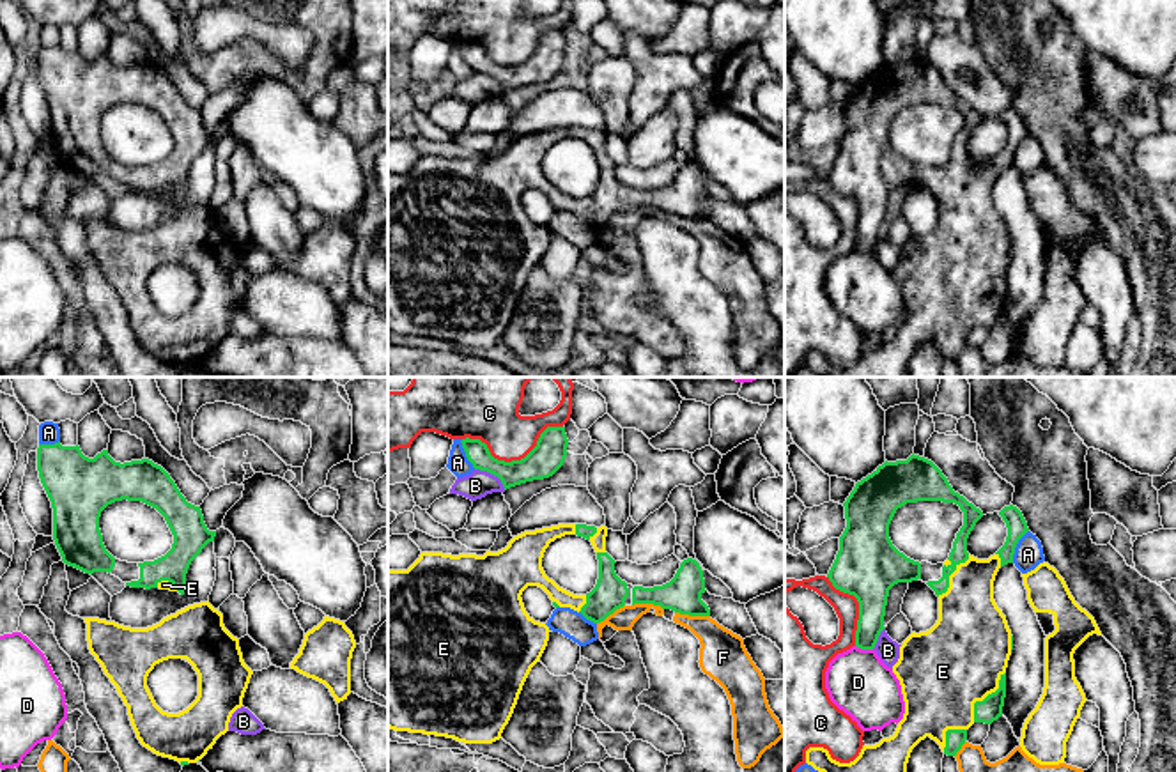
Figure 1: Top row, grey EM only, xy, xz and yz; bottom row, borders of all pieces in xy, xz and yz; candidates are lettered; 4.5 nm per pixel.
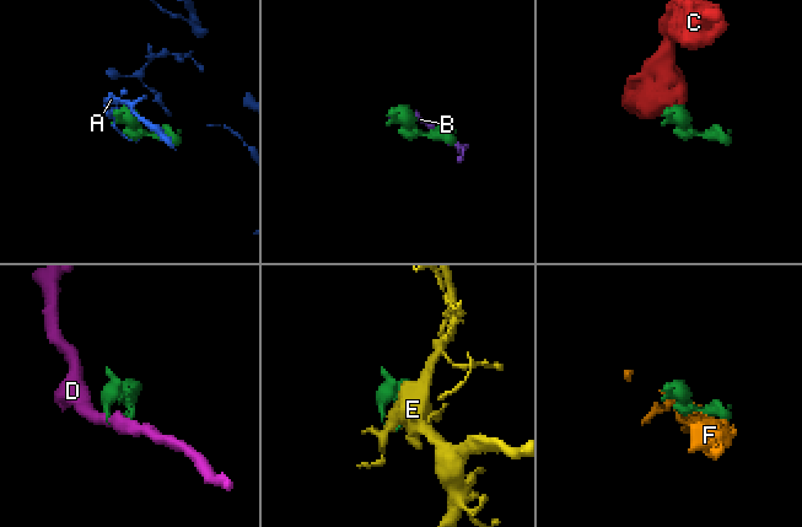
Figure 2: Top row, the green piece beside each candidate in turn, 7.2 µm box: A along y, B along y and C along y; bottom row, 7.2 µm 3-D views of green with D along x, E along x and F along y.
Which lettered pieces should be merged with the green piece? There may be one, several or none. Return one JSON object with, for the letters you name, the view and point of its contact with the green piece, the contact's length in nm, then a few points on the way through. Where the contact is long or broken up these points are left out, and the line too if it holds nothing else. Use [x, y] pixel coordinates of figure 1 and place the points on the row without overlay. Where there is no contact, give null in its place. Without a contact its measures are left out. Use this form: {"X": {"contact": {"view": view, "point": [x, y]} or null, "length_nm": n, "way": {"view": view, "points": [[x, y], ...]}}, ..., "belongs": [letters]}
{"E": {"contact": {"view": "yz", "point": [987, 300]}, "length_nm": 280}, "belongs": ["E"]}

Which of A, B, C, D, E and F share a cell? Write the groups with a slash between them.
A / B / C / D / E / F

